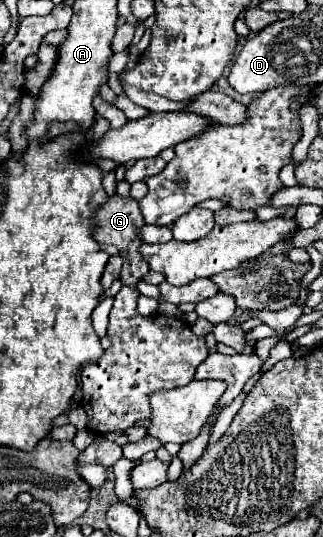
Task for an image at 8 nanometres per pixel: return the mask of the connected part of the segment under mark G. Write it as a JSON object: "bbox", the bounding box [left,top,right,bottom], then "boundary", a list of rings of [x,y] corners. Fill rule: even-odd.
{"bbox":[93,196,149,286],"boundary":[[[111,196],[107,200],[107,204],[103,204],[97,210],[97,222],[95,222],[95,230],[93,230],[93,238],[99,244],[113,244],[119,248],[119,254],[123,258],[123,270],[121,270],[121,280],[125,286],[137,286],[137,282],[149,272],[149,264],[143,260],[143,256],[139,254],[139,246],[141,246],[141,228],[145,226],[139,202],[133,198],[121,198],[121,196]]]}

